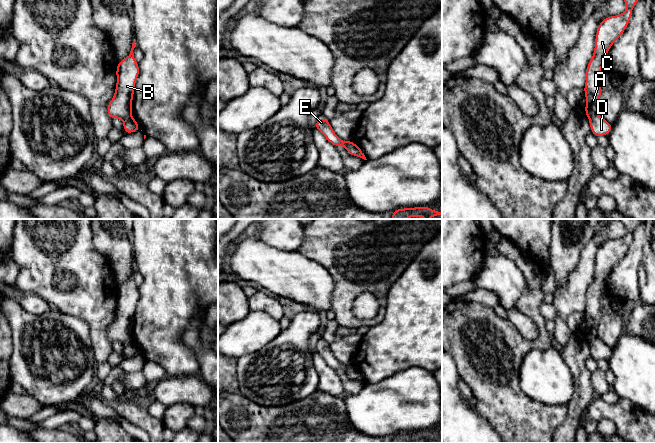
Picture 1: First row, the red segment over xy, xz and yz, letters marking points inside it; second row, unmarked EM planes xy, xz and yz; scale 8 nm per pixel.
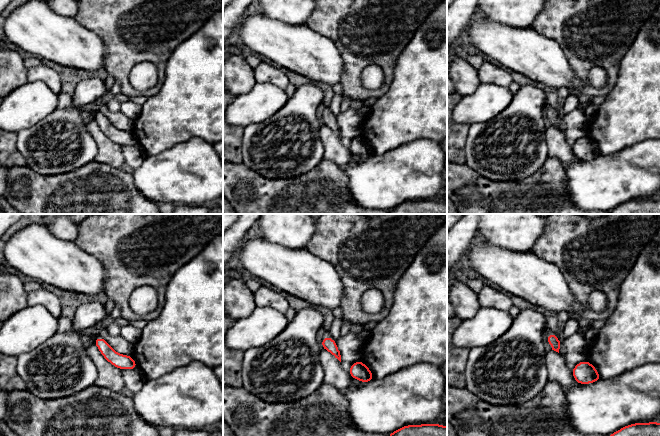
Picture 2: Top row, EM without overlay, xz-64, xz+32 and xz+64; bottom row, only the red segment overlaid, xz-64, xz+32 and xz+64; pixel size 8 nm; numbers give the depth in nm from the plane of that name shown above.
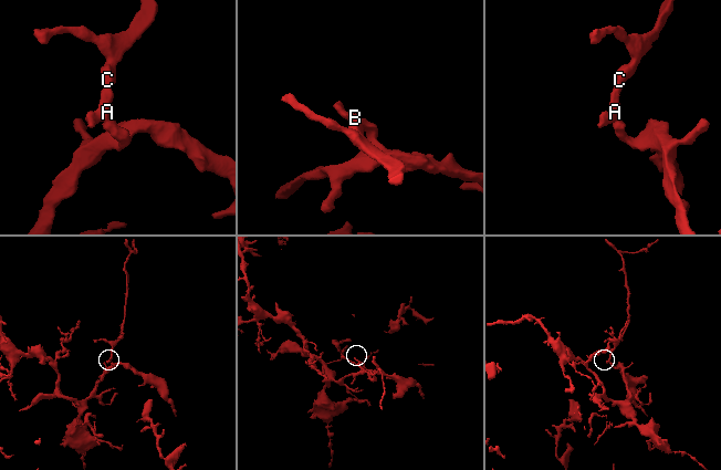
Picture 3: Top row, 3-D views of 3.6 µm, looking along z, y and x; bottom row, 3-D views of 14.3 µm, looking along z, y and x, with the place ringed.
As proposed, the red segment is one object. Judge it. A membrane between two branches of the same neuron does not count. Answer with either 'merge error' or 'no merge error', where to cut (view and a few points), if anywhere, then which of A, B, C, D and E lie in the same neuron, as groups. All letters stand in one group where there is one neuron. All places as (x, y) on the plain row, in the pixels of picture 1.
merge error | xz (353, 366), (345, 371) | A B C E / D

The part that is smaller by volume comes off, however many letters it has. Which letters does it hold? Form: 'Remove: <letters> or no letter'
Remove: A, B, C, E

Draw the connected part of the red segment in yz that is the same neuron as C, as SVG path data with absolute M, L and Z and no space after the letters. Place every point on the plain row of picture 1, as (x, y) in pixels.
M620 219L627 233L624 237L606 241L599 249L595 262L594 278L586 294L584 317L586 321L585 338L588 342L597 338L598 326L602 319L601 293L612 268L624 257L631 241L633 231L640 219Z

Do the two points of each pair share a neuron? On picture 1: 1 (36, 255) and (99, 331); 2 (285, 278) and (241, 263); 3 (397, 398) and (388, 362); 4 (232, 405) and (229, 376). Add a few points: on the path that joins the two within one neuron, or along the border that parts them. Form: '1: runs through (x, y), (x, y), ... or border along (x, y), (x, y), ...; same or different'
1: runs through (51, 274), (89, 312); same
2: runs through (274, 269), (261, 263), (252, 263); same
3: border along (413, 366), (369, 384); different
4: border along (228, 392), (238, 393); different

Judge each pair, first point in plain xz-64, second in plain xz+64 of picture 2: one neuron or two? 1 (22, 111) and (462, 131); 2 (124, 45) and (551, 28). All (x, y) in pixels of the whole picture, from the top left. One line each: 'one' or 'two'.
1: two
2: one

